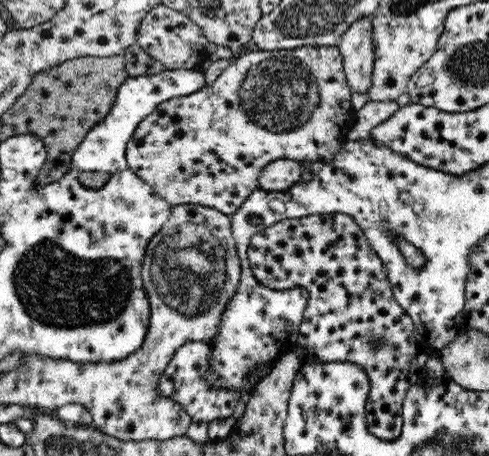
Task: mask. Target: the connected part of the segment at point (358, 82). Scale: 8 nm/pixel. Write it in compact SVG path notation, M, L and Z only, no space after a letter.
M369 17L352 24L339 43L346 81L352 94L367 94L370 90L376 60L372 34L372 18Z

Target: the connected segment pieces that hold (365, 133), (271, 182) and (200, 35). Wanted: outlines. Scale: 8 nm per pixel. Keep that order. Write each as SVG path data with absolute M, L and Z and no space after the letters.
M369 100L359 111L355 114L355 121L352 128L348 131L348 140L360 140L371 138L370 132L390 120L399 110L397 101L372 101Z
M278 159L267 164L260 173L260 188L268 192L280 192L292 188L293 184L302 180L300 161Z
M164 4L156 6L144 18L137 40L137 45L162 61L167 67L166 70L178 70L178 68L201 70L200 64L207 57L206 52L211 44L204 35L202 27L179 10L169 8Z

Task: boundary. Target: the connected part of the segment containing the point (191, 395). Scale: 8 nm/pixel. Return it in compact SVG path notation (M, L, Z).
M188 342L176 350L162 378L160 378L160 393L182 403L193 421L209 423L214 419L232 416L238 402L245 397L238 389L216 387L210 383L210 364L212 364L212 345L204 342Z

